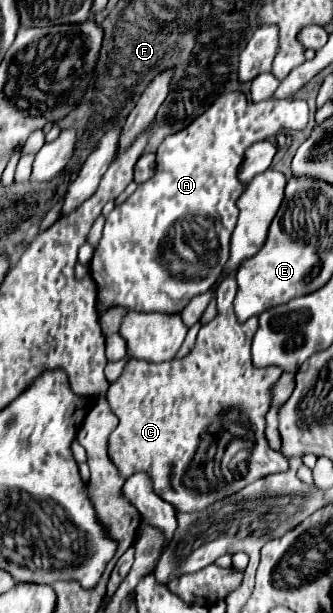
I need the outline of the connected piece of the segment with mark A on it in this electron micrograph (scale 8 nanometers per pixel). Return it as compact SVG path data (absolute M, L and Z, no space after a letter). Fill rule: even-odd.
M229 92L229 94L223 94L221 98L217 98L217 102L213 102L213 106L203 112L199 118L195 118L185 130L177 132L177 134L171 134L163 140L163 144L159 146L157 150L157 172L153 178L149 178L147 182L139 184L137 190L123 202L123 204L117 204L113 208L113 212L107 216L107 222L105 222L105 230L103 230L103 236L99 240L99 244L95 246L95 252L93 252L93 258L89 262L89 270L91 270L91 278L95 280L97 284L97 298L101 302L101 306L105 310L109 308L127 308L127 310L135 310L135 312L163 312L163 314L179 314L187 302L199 294L205 294L215 282L217 278L221 276L223 272L223 266L225 262L229 260L229 238L231 238L231 232L235 228L235 222L237 222L237 198L241 196L241 192L245 190L245 186L239 182L237 174L239 174L239 166L243 162L243 156L245 156L245 150L259 142L259 140L269 140L271 136L279 134L281 130L287 132L287 130L303 130L309 122L309 108L307 108L307 102L303 100L265 100L265 102L249 102L245 98L243 92Z

